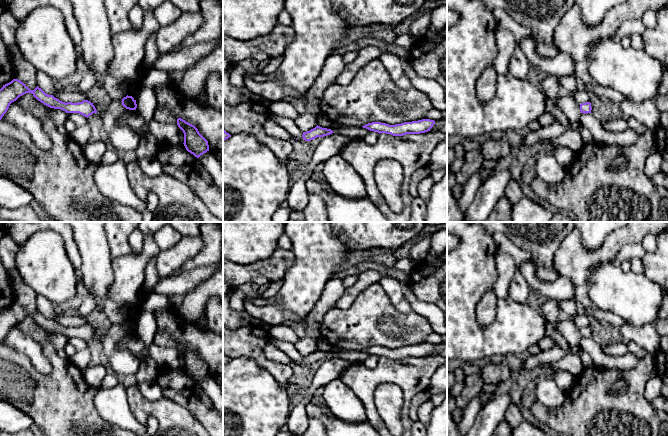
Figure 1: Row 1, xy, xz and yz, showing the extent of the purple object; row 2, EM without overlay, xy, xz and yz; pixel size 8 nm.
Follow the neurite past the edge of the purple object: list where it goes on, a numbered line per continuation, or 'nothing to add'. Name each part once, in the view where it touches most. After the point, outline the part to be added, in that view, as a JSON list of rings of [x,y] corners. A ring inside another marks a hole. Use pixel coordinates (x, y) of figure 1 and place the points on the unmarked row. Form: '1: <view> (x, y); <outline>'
nothing to add

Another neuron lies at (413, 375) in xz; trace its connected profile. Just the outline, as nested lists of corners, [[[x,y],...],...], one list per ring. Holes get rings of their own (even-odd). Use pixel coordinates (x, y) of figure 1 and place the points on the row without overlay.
[[[428,355],[420,358],[393,360],[380,357],[374,368],[366,368],[362,363],[350,364],[339,376],[362,402],[367,421],[381,436],[393,436],[386,428],[374,404],[374,392],[378,385],[391,383],[399,386],[404,395],[402,410],[402,436],[412,435],[413,420],[409,417],[411,399],[428,390],[434,372],[447,359],[442,355]]]

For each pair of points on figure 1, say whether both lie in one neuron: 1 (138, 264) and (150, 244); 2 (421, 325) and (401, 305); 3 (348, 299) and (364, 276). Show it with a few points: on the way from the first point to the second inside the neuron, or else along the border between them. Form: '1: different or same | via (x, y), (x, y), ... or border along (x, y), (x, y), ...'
1: same | via (142, 259), (150, 249)
2: different | border along (389, 300), (400, 312), (409, 313), (412, 311)
3: same | via (352, 293), (362, 282)

